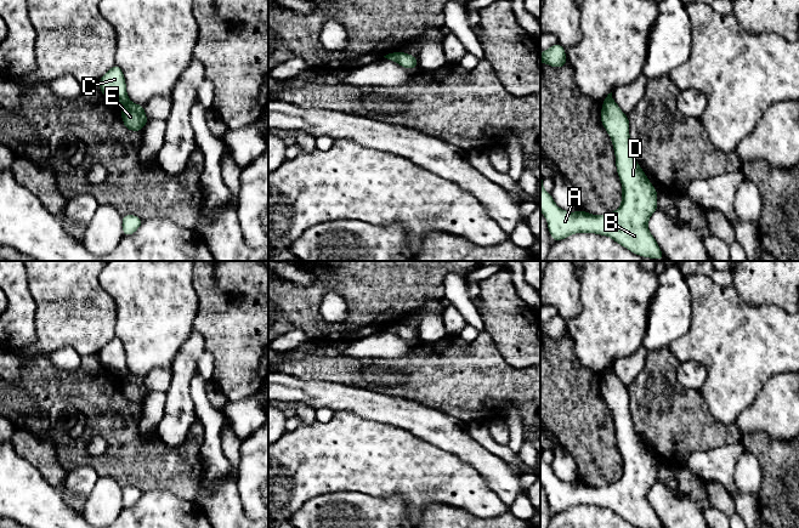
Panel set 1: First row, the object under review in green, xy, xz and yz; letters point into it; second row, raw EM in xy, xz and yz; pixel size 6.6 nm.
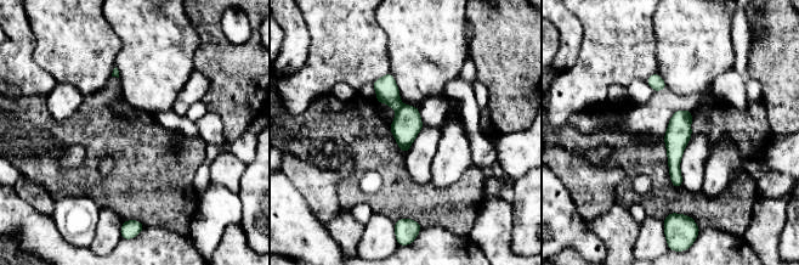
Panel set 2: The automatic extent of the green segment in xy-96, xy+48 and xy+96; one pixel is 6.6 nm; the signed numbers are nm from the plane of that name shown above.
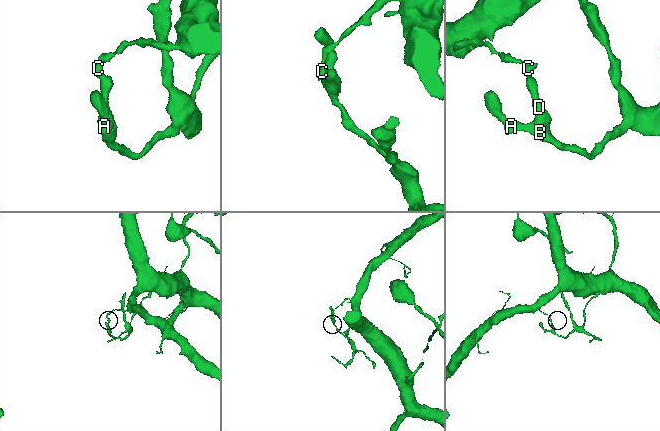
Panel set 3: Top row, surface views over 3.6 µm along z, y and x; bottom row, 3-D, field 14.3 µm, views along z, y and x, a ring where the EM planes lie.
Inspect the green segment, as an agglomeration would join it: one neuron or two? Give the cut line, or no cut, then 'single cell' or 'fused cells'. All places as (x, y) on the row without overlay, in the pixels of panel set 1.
xz (398, 324), (397, 334) | fused cells

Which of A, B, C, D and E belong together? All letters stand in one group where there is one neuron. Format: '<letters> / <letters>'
A B D E / C

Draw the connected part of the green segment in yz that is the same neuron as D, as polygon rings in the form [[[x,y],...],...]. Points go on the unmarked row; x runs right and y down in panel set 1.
[[[614,373],[604,374],[601,394],[613,416],[622,454],[622,476],[606,487],[591,487],[583,482],[565,483],[555,476],[551,465],[543,460],[540,447],[540,483],[548,493],[550,507],[557,513],[574,505],[596,505],[612,510],[639,528],[664,528],[648,504],[648,490],[657,483],[658,465],[635,432],[628,387]]]

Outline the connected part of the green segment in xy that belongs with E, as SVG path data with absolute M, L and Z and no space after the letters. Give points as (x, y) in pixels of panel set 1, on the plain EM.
M130 373L123 379L121 391L125 399L131 403L142 403L148 393L143 377Z

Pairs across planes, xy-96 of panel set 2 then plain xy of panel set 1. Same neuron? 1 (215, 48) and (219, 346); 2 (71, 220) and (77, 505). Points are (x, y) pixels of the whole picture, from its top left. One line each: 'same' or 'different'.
1: same
2: different

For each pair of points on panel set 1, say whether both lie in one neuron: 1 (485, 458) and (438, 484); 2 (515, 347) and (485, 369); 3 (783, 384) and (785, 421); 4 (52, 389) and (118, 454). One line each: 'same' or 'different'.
1: different
2: different
3: same
4: same

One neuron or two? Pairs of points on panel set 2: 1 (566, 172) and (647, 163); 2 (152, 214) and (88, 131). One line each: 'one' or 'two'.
1: two
2: one

